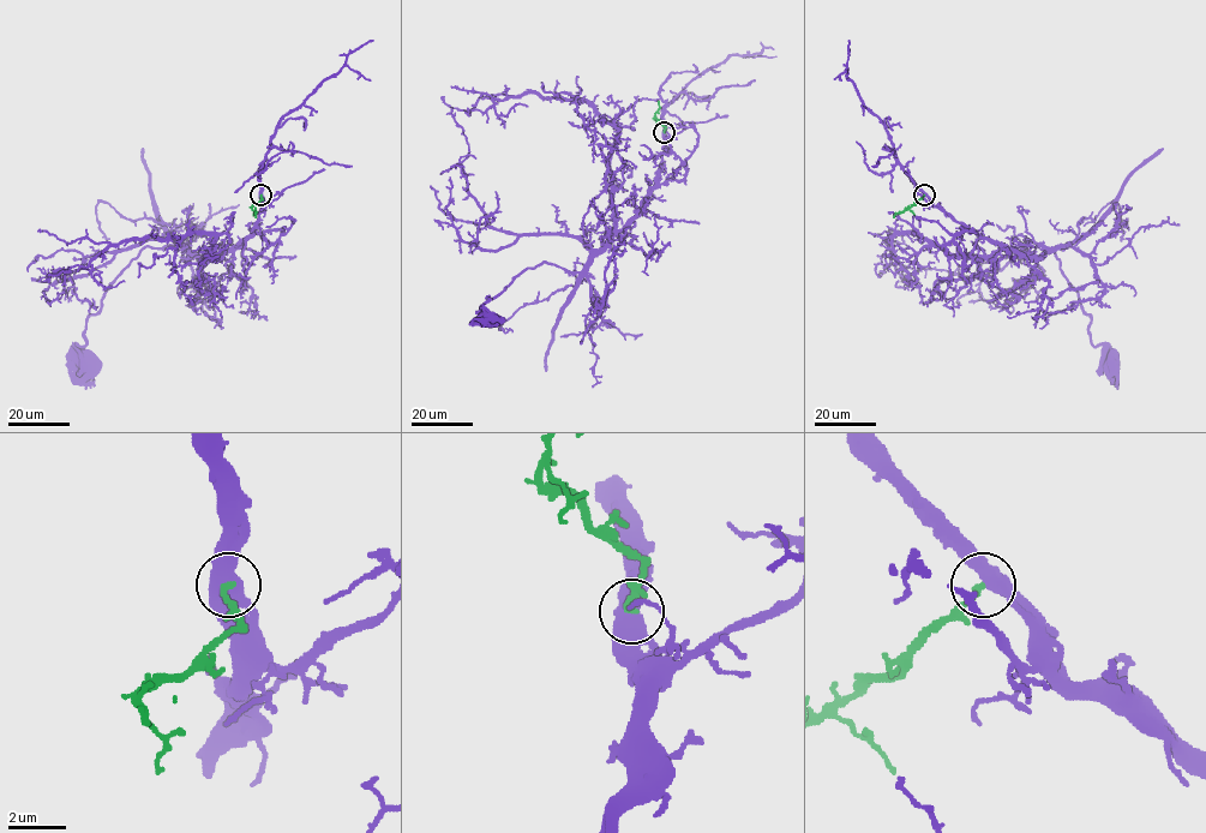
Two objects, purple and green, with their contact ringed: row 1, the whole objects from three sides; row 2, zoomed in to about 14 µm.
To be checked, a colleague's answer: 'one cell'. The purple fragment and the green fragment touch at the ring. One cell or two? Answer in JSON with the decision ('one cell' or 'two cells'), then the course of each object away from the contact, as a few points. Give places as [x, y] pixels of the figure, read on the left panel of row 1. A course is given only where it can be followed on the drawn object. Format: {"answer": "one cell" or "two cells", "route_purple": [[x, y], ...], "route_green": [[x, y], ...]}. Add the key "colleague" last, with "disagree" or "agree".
{"answer": "one cell", "route_purple": [[260, 195], [253, 229], [211, 256], [144, 246], [88, 318], [86, 343], [77, 347], [86, 365]], "route_green": [[260, 195], [262, 199], [251, 207], [256, 217]], "colleague": "agree"}

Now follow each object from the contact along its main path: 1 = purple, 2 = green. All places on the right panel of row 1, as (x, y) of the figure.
1: (925, 195), (1026, 256), (1063, 245), (1060, 269), (1112, 365)
2: (924, 195), (893, 217)

